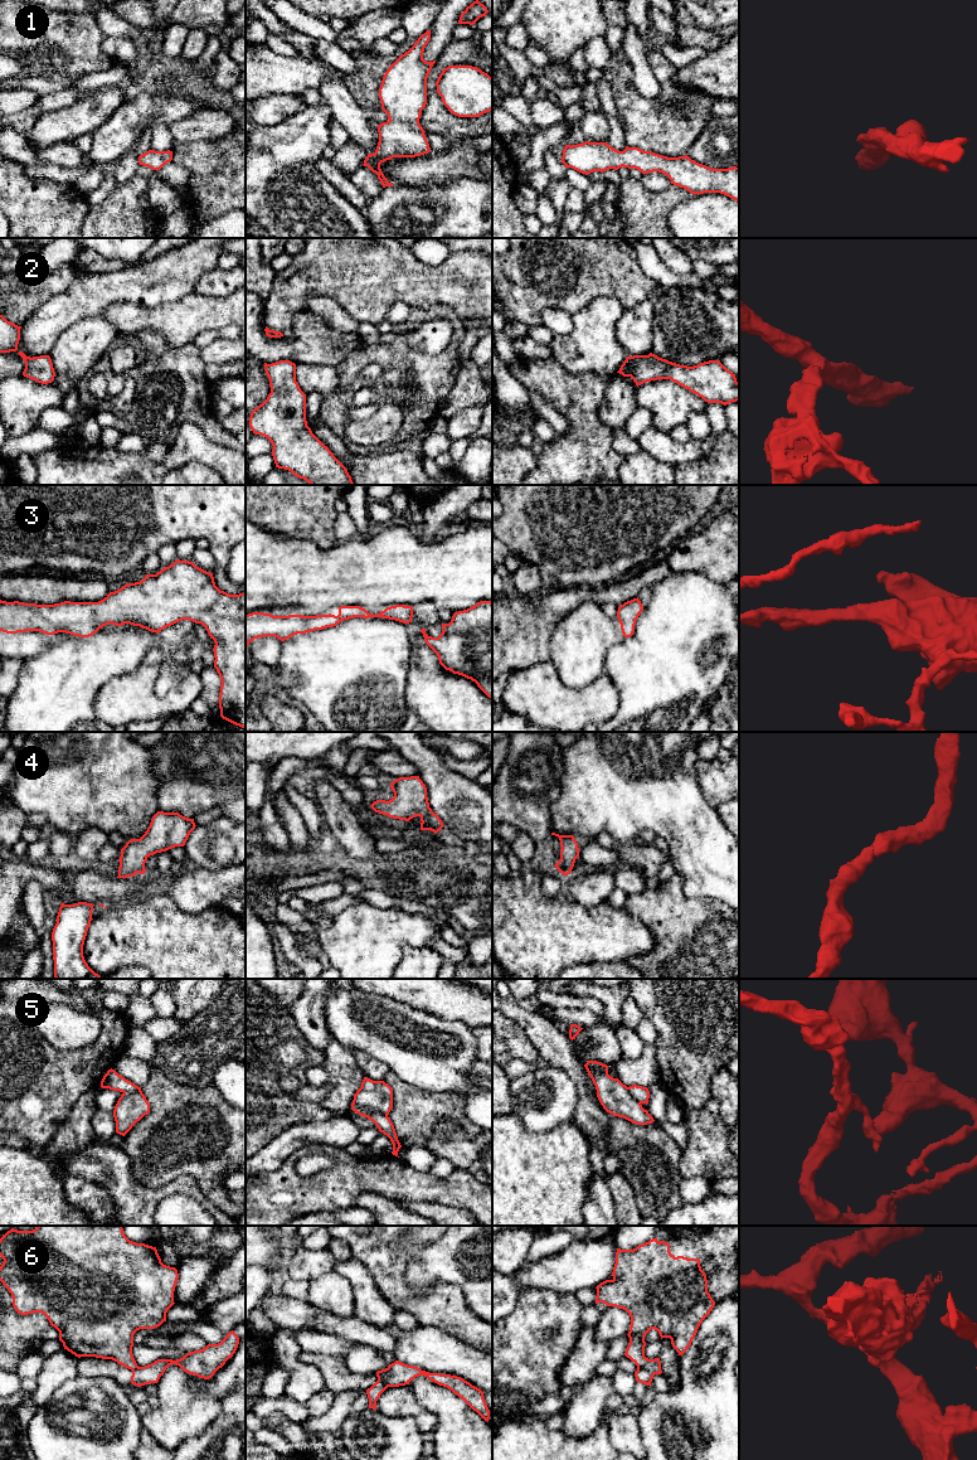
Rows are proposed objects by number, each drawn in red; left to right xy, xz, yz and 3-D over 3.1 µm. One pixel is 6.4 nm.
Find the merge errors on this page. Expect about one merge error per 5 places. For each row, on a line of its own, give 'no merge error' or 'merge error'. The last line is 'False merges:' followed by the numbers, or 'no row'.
1: no merge error
2: no merge error
3: no merge error
4: no merge error
5: merge error
6: merge error
False merges: 5, 6

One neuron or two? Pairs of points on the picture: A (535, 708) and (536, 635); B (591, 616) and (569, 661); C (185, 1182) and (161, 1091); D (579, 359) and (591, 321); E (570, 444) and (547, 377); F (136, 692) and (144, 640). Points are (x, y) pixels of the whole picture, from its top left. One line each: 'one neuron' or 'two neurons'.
A: two neurons
B: one neuron
C: two neurons
D: one neuron
E: one neuron
F: two neurons

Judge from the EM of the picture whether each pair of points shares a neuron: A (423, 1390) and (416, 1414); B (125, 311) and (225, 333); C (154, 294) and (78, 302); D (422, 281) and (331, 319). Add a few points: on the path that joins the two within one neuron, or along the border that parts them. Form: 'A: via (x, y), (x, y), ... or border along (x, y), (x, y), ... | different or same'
A: border along (408, 1385), (414, 1398), (434, 1416), (433, 1430) | different
B: border along (232, 324), (220, 329), (205, 329), (190, 342) | different
C: via (135, 291), (97, 291) | same
D: border along (321, 296), (329, 296), (336, 301), (359, 323) | different

